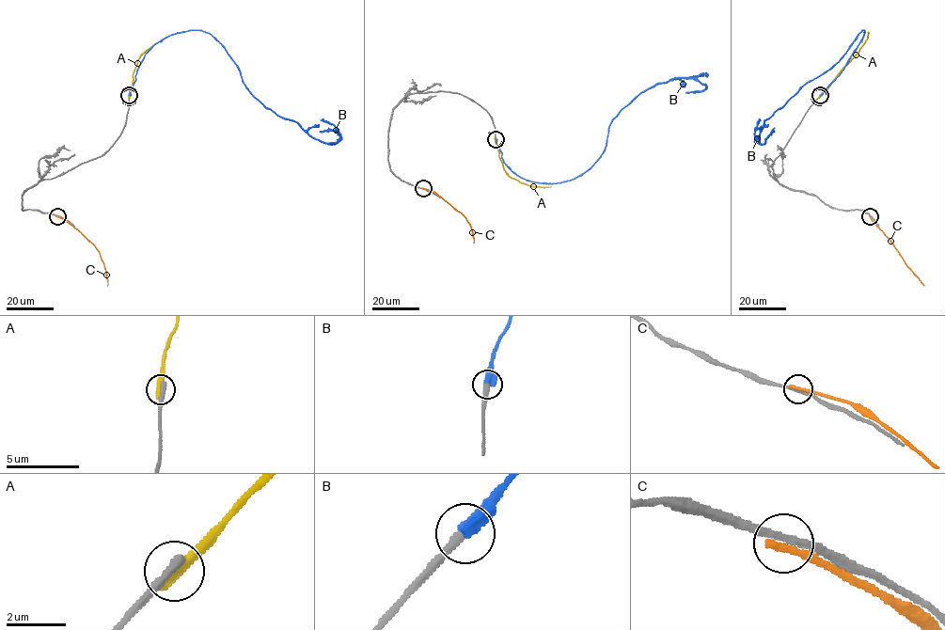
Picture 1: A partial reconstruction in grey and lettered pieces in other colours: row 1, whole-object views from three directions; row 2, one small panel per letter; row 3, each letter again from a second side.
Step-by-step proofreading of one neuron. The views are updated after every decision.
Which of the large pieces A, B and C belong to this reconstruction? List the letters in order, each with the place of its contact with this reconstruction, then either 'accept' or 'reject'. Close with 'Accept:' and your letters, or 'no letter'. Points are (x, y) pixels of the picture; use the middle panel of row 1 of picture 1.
A: (495, 138) | reject
B: (496, 139) | accept
C: (423, 188) | reject
Accept: B

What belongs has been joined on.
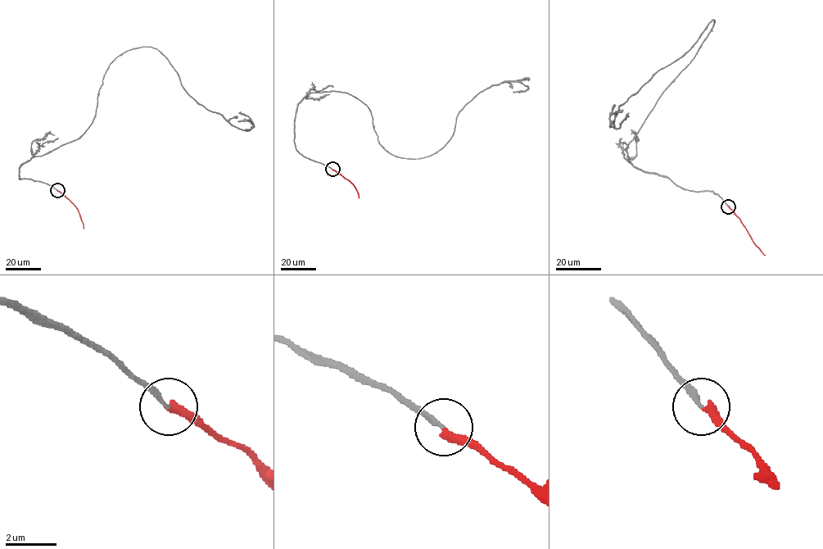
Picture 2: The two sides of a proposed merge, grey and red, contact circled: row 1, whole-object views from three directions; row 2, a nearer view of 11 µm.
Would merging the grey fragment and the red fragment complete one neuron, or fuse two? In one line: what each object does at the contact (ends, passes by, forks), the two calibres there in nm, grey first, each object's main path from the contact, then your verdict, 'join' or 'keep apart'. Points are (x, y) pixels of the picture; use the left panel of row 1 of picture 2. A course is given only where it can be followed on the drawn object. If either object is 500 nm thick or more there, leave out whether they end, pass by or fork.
grey ends; red ends; calibres 190 and 320 nm; course grey (57, 191), (19, 168), (84, 132), (125, 52), (157, 49), (199, 103), (250, 129), (238, 112); course red (57, 191), (76, 207), (83, 229); join

